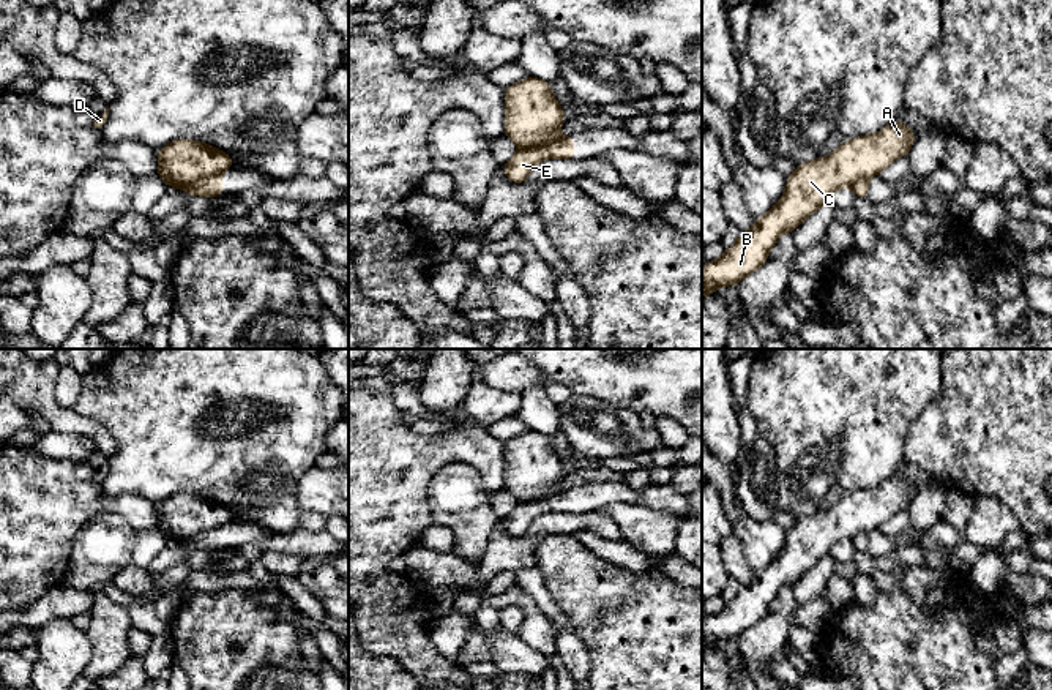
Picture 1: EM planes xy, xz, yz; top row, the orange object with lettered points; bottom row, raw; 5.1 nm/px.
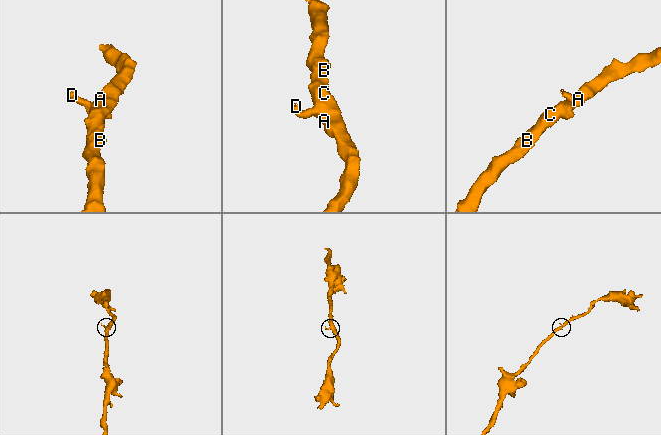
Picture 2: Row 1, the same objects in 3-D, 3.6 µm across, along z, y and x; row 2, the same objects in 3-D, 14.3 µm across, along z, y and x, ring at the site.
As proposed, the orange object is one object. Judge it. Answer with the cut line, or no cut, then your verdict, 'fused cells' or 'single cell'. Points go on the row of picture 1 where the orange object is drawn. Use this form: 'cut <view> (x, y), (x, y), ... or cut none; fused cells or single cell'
cut xy (221, 171), (191, 182), (167, 185); fused cells

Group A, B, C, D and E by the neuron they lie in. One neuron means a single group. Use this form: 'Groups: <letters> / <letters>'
Groups: A B C / D E

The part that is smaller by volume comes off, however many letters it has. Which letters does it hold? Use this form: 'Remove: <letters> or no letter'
Remove: D, E

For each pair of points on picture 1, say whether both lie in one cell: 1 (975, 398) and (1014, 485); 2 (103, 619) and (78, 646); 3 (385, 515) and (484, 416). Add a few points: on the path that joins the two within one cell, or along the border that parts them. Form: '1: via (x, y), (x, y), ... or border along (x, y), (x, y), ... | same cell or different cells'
1: via (997, 420), (1003, 427), (1013, 463) | same cell
2: border along (85, 632), (90, 641), (90, 660), (82, 673) | different cells
3: border along (473, 423), (486, 428) | different cells

